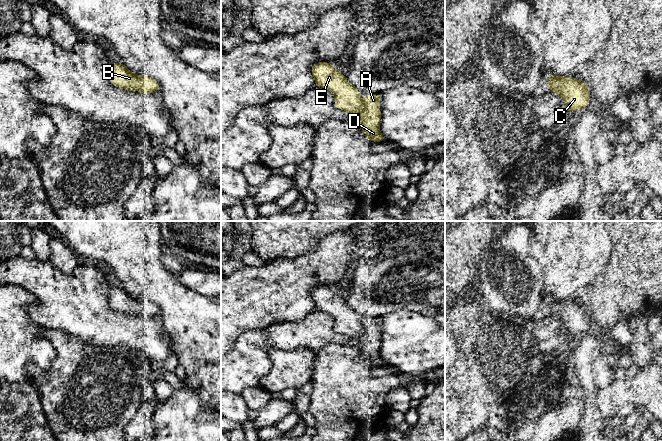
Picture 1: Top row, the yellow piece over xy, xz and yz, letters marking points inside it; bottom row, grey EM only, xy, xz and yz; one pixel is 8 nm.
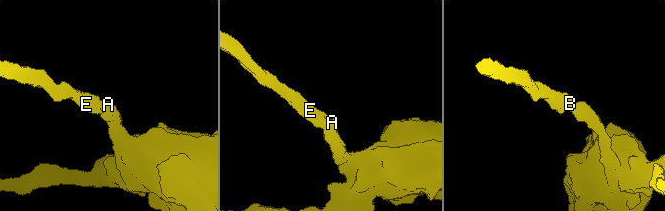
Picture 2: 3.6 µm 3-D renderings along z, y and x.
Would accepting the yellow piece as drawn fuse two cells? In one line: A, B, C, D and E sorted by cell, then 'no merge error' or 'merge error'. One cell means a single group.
groups A B C D E; no merge error

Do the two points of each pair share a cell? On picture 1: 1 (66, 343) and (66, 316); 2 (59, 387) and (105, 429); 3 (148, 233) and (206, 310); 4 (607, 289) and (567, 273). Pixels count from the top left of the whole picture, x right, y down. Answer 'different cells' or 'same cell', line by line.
1: different cells
2: same cell
3: same cell
4: different cells

